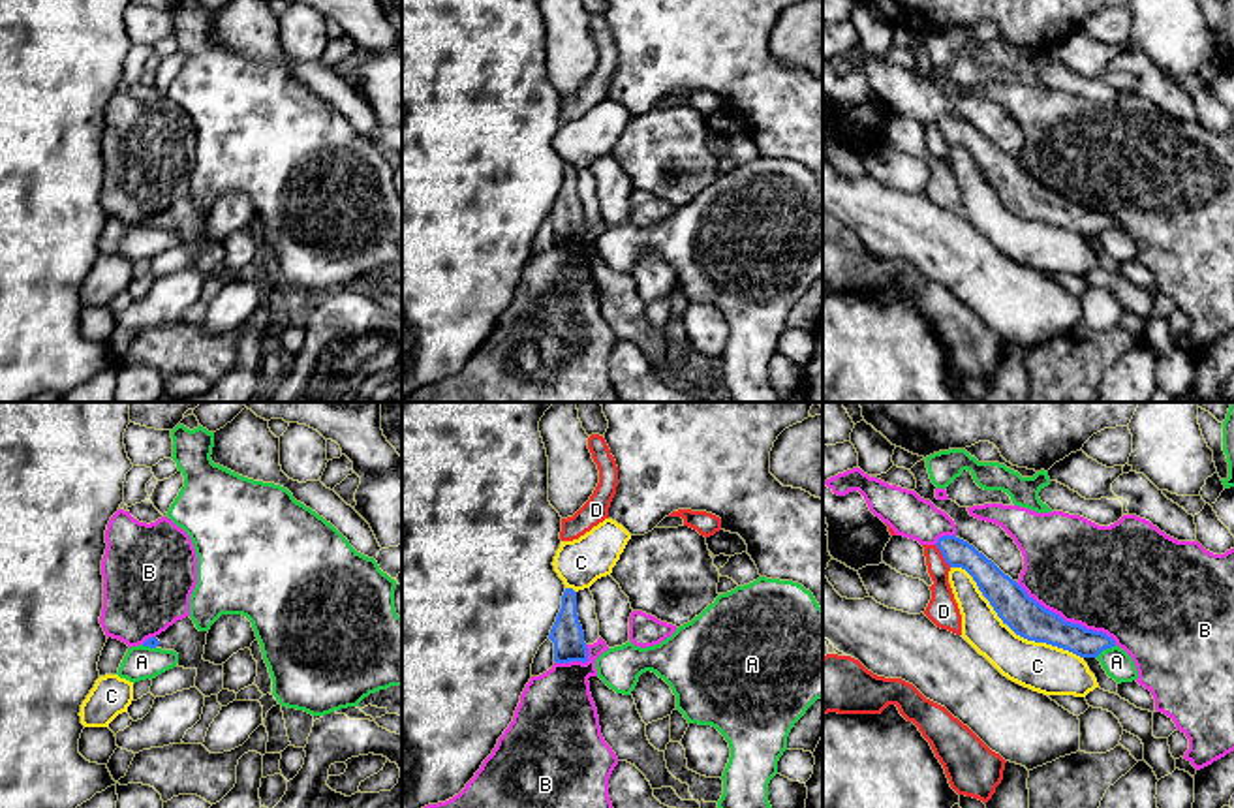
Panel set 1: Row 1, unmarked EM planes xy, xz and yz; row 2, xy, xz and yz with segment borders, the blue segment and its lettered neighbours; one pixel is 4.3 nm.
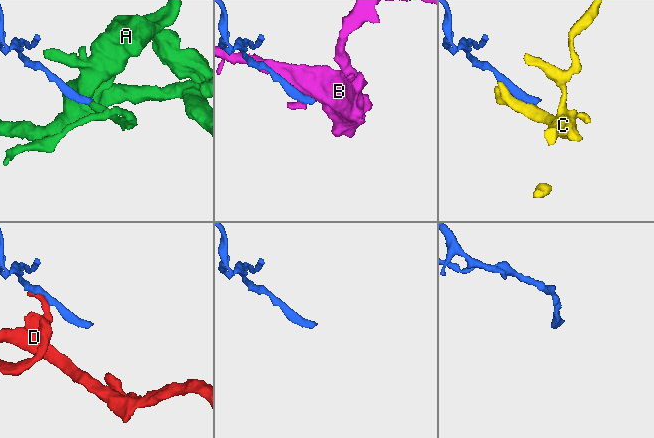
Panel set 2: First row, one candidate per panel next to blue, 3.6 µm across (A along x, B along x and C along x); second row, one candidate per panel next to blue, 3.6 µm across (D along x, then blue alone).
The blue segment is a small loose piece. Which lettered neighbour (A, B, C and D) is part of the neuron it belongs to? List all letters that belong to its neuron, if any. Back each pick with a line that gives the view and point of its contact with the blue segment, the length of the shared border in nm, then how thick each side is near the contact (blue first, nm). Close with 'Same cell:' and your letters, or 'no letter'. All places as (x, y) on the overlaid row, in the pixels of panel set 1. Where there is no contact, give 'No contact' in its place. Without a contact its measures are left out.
Same cell: no letter

